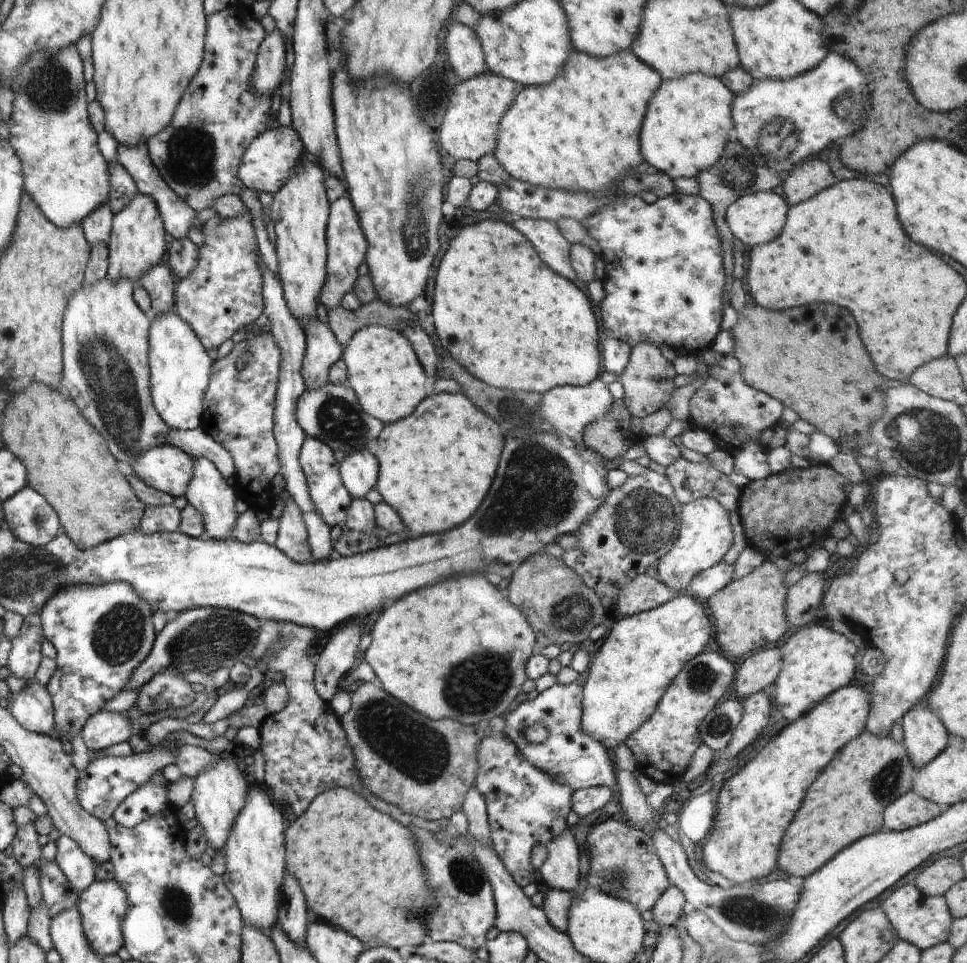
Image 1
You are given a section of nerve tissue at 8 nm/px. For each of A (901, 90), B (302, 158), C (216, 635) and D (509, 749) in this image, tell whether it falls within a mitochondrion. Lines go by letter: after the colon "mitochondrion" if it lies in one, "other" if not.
A: other
B: other
C: mitochondrion
D: other

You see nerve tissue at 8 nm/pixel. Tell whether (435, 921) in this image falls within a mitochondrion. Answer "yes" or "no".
yes

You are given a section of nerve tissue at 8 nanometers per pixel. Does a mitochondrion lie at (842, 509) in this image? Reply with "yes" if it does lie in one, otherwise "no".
no

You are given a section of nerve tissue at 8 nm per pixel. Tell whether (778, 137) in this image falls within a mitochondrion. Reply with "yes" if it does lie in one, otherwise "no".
yes

